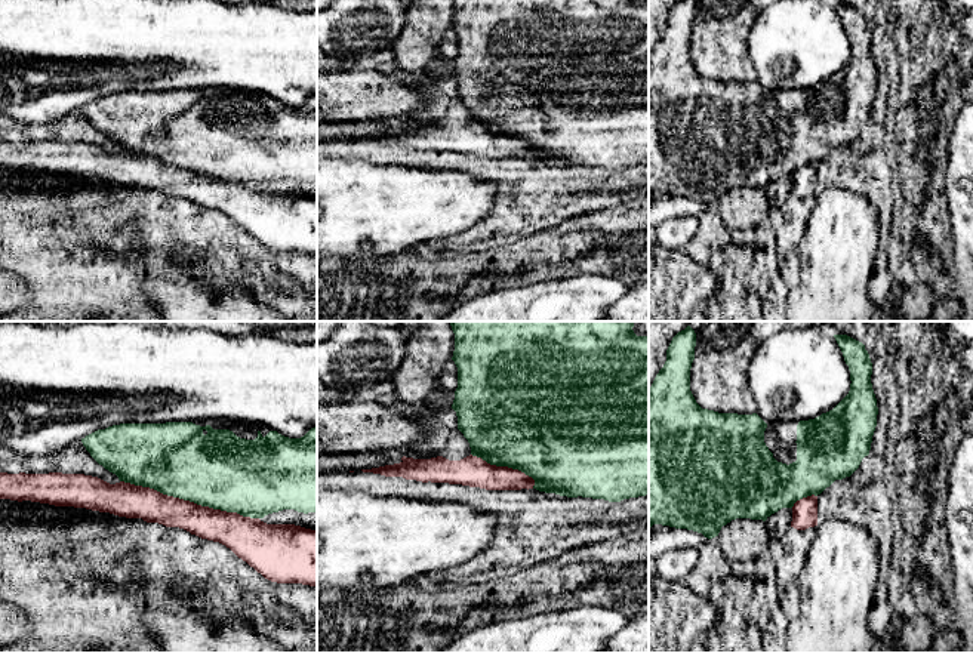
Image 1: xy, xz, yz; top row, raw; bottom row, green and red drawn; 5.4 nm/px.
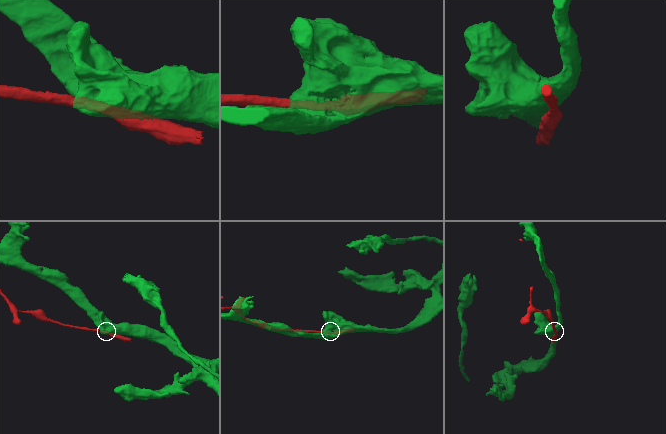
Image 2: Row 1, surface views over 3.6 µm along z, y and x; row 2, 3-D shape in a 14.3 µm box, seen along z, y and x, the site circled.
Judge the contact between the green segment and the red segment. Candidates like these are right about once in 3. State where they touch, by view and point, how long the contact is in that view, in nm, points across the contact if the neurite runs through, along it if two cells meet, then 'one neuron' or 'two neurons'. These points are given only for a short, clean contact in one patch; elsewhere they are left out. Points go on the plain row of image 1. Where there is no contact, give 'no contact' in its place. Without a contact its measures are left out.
contact xy (190, 169); length 800 nm; two neurons

